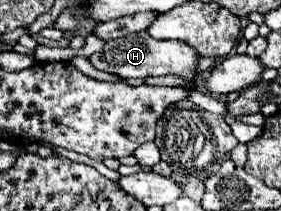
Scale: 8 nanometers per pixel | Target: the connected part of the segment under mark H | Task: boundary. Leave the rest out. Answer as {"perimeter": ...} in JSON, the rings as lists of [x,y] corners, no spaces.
{"perimeter":[[[138,32],[134,36],[124,36],[118,40],[108,40],[102,48],[102,52],[92,54],[88,62],[102,72],[110,72],[122,78],[146,78],[146,76],[166,76],[166,74],[178,74],[184,76],[186,80],[196,78],[196,64],[198,56],[194,50],[178,40],[154,40],[146,32]]]}

